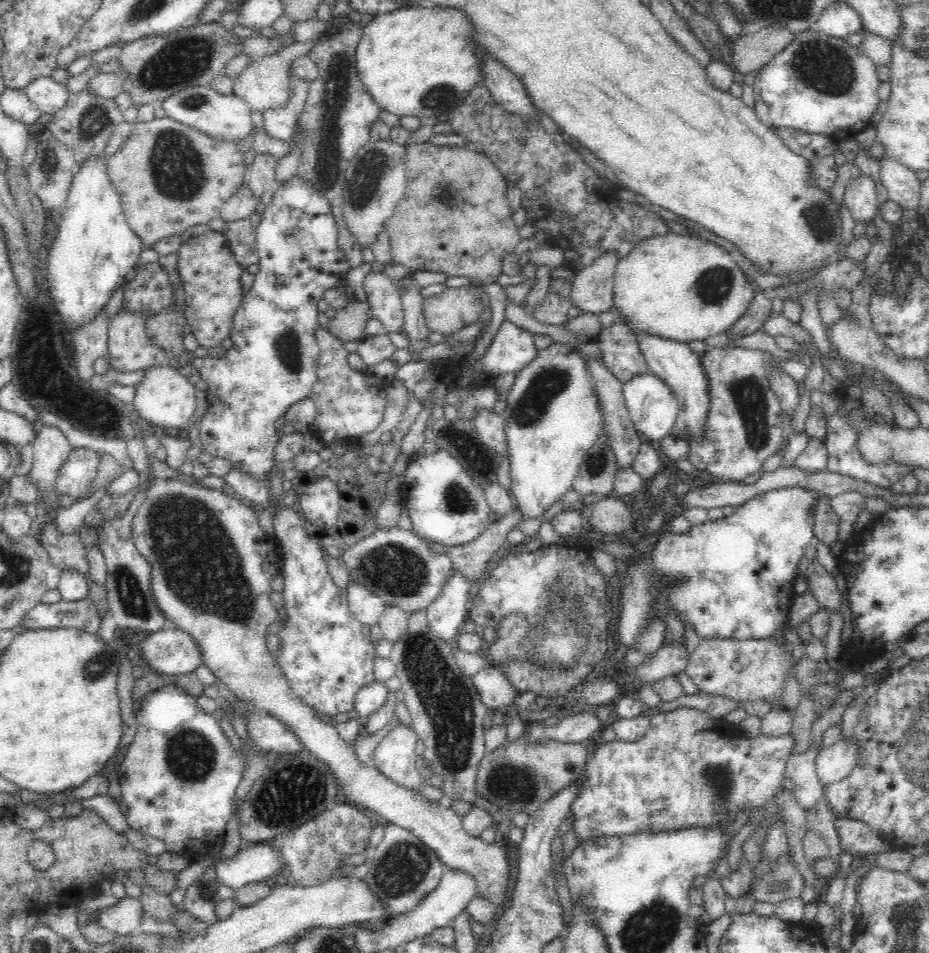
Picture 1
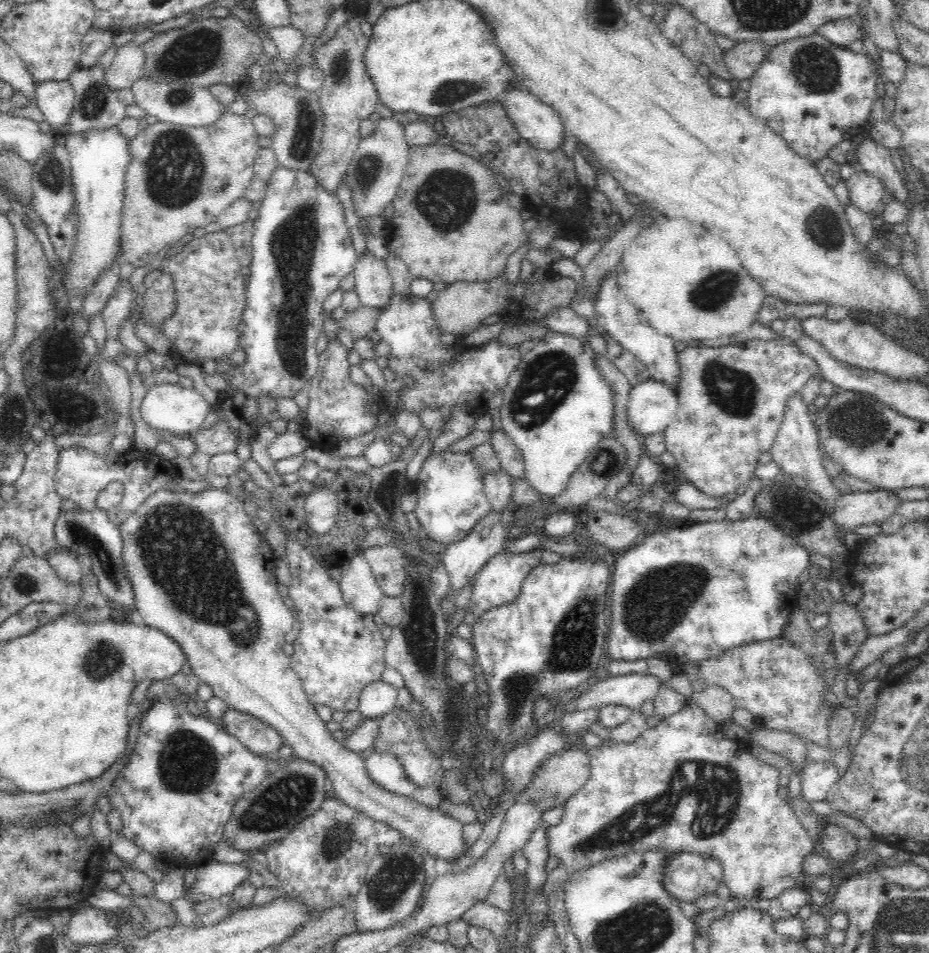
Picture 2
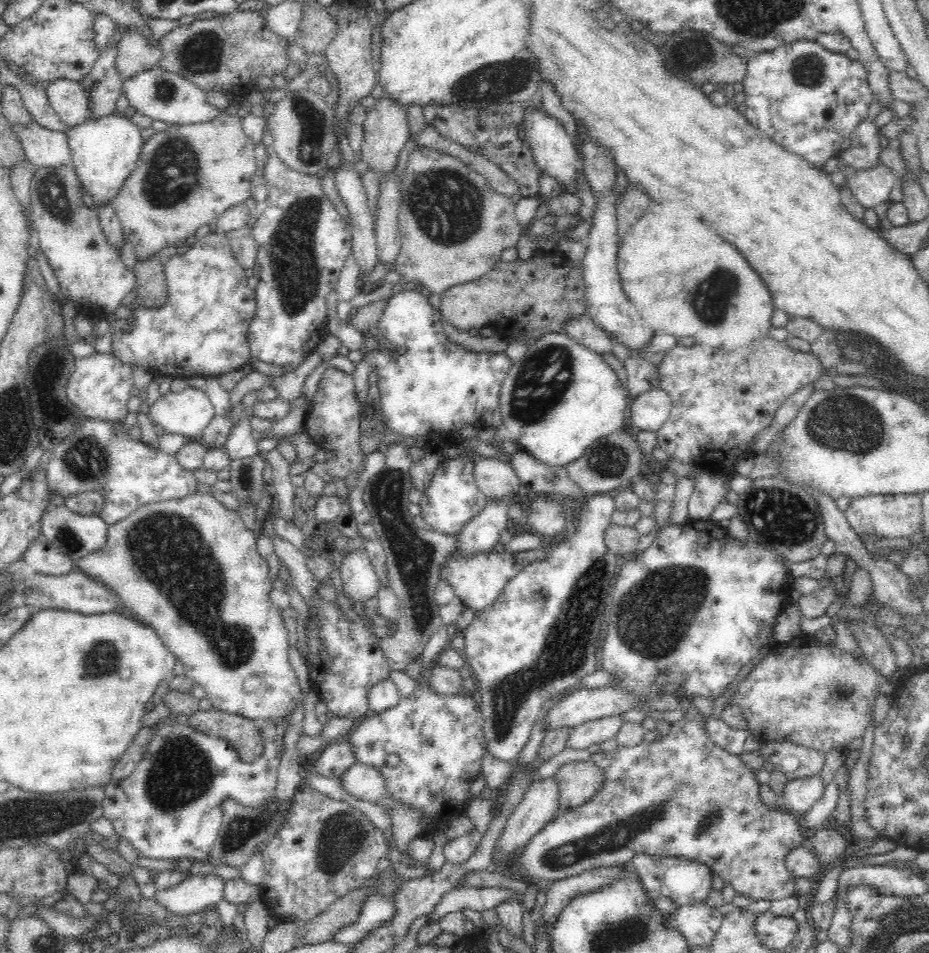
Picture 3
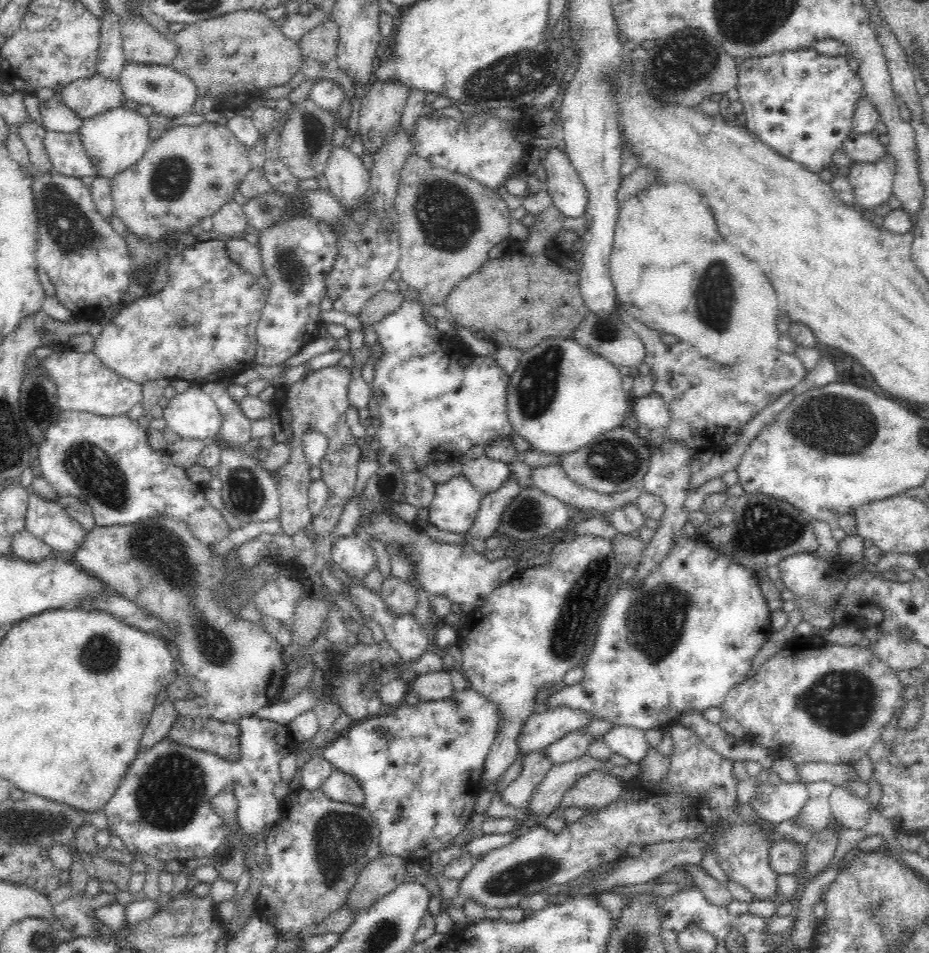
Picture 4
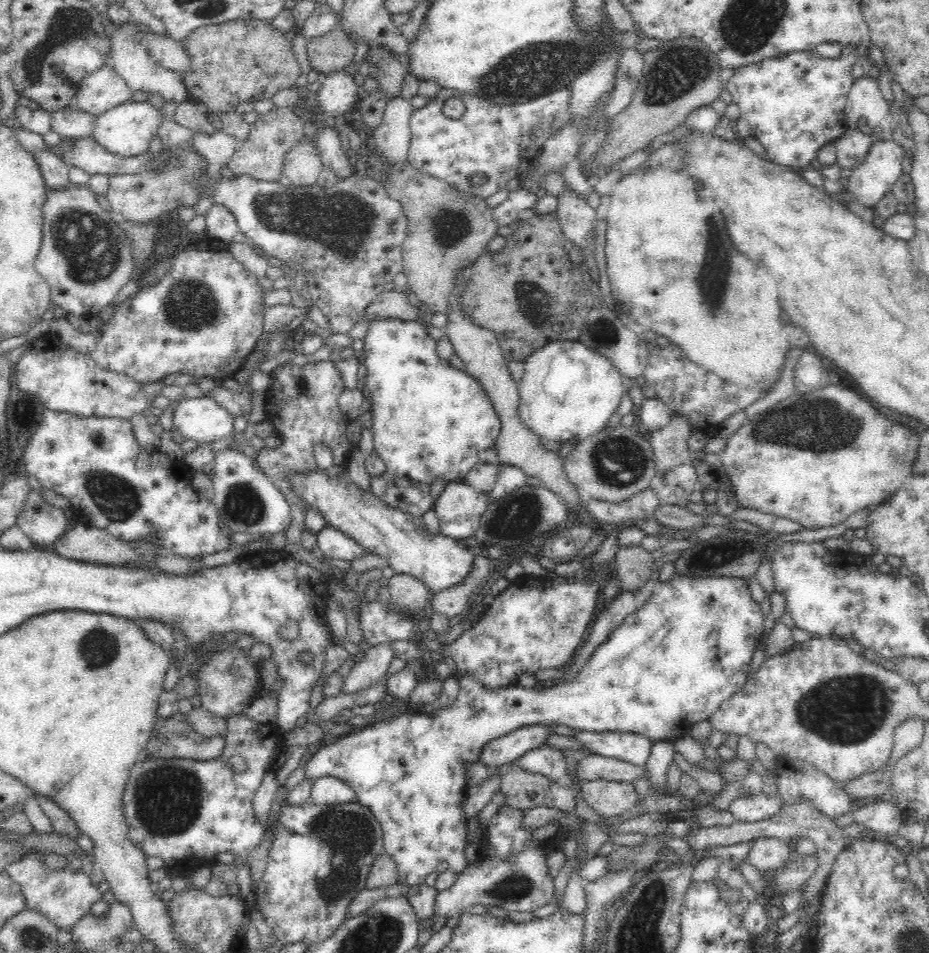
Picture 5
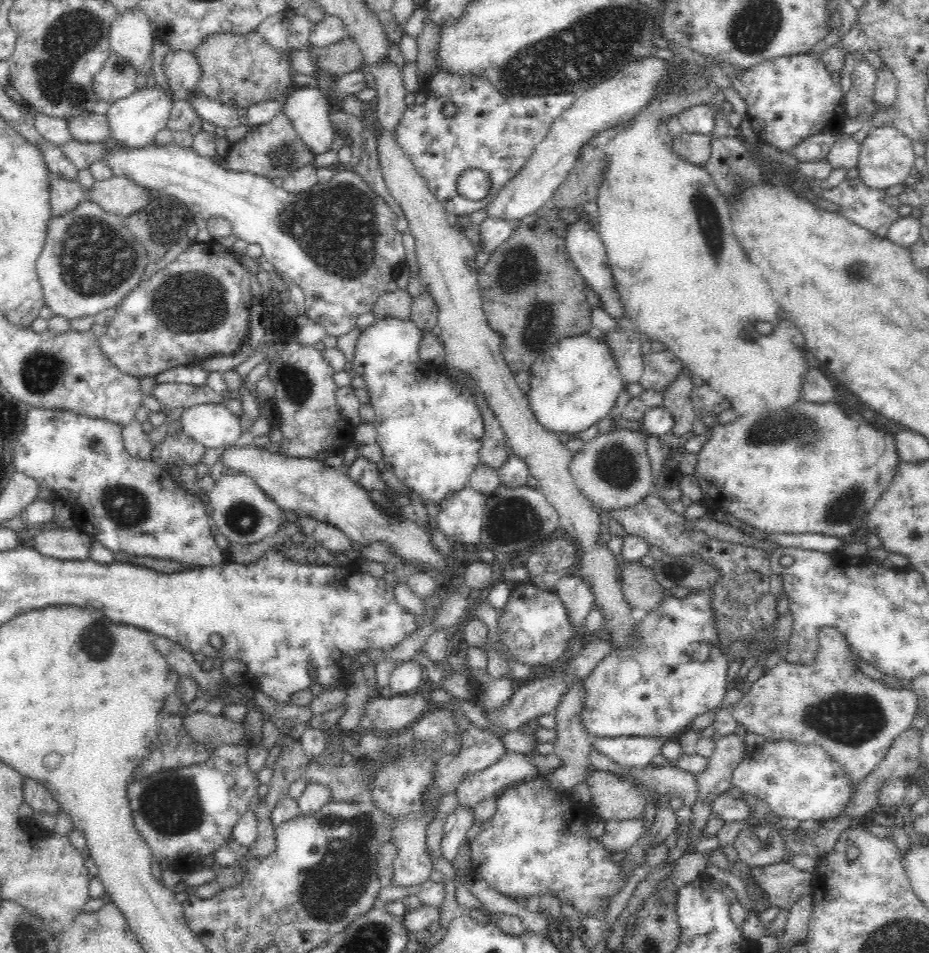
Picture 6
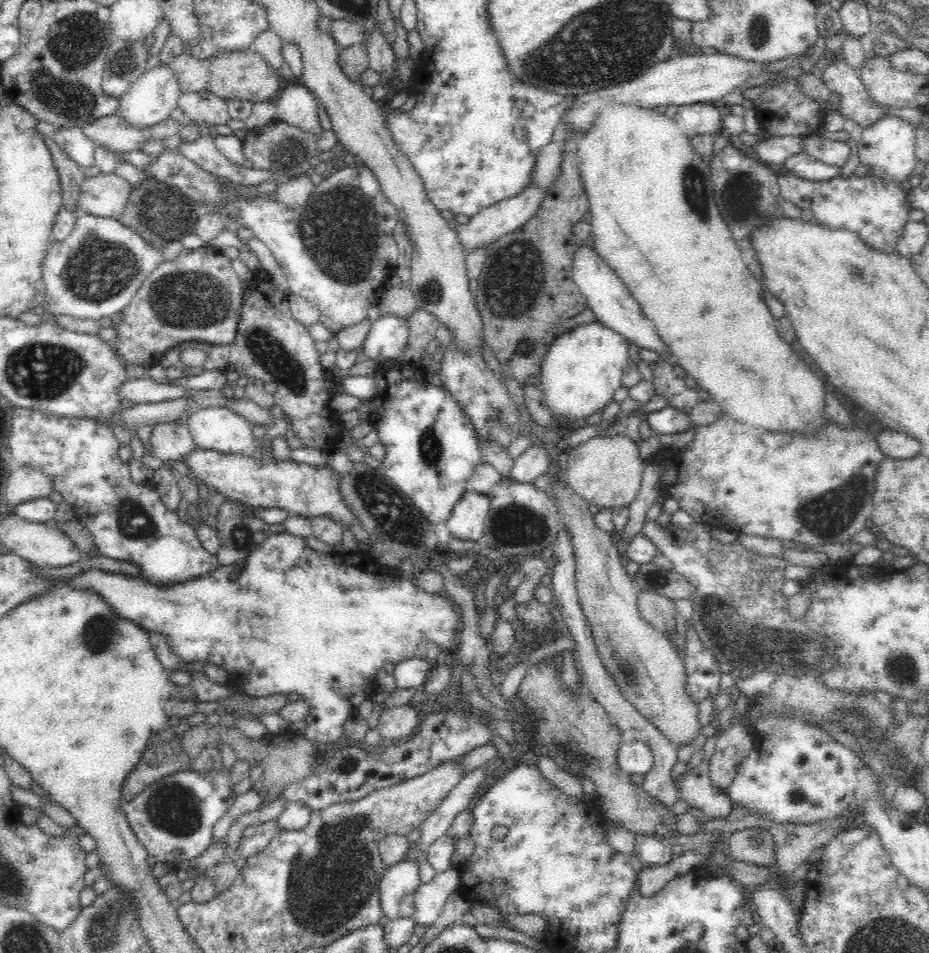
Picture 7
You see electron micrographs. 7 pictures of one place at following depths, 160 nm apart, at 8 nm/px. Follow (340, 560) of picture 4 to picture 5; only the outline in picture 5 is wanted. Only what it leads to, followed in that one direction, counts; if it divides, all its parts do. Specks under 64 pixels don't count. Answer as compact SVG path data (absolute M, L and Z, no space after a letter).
M328 524L316 533L319 552L325 558L351 561L361 557L365 551L344 532Z

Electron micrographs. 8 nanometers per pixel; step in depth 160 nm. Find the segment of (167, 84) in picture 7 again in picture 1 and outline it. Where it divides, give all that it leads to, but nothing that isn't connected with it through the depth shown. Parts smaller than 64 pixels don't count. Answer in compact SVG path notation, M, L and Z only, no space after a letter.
M88 156L74 172L61 221L52 245L44 250L48 286L60 317L74 330L92 321L113 292L120 292L134 271L142 243L126 220L107 171L107 157Z

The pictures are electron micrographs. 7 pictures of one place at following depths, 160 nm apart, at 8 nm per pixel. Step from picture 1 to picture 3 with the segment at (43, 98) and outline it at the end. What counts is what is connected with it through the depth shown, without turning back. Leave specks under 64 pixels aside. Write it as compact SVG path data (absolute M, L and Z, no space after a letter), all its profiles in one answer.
M68 79L50 81L46 94L51 108L68 128L89 119L91 113L89 94L81 81Z

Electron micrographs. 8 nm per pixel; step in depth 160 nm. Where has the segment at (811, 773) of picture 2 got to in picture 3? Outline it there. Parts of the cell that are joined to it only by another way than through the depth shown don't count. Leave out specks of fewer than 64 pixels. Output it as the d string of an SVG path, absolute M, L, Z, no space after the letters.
M818 777L788 781L780 793L778 810L800 816L814 806L824 790L825 786Z

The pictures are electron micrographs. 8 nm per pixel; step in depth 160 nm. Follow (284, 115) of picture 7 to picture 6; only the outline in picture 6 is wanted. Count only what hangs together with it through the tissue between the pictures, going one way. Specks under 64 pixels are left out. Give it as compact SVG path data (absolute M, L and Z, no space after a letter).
M314 84L293 87L282 99L281 112L290 119L298 136L315 155L326 152L338 134L337 128L329 119L329 101L328 95Z

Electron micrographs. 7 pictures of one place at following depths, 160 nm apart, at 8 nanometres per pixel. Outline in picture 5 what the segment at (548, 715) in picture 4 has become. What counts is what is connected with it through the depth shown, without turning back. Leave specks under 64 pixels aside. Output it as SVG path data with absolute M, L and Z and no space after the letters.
M545 724L517 728L483 746L479 762L488 768L500 768L517 760L526 752L539 748L550 734L552 734L550 725Z

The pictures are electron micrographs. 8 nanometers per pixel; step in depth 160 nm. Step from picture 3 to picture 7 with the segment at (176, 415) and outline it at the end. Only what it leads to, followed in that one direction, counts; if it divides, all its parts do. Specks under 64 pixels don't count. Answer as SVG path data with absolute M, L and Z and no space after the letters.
M208 407L184 420L198 447L226 454L244 454L254 442L252 424L228 408Z

